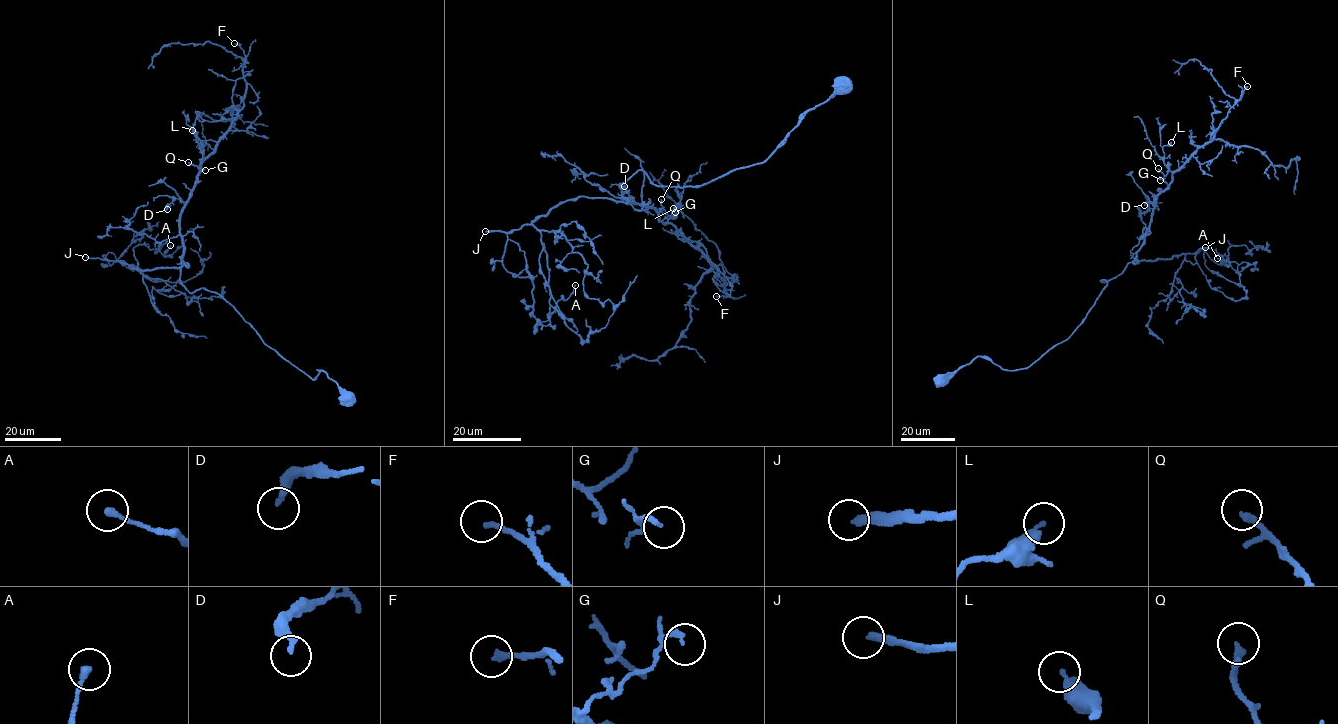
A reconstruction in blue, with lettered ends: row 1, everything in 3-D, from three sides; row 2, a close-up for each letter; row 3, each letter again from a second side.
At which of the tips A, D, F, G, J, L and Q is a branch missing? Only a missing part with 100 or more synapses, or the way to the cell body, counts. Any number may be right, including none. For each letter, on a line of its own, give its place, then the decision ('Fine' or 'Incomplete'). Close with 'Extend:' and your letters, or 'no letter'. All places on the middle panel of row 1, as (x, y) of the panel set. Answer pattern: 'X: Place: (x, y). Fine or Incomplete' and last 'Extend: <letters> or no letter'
A: Place: (575, 285). Fine
D: Place: (624, 186). Fine
F: Place: (716, 296). Fine
G: Place: (675, 212). Fine
J: Place: (485, 231). Incomplete
L: Place: (673, 208). Fine
Q: Place: (661, 199). Fine
Extend: J

